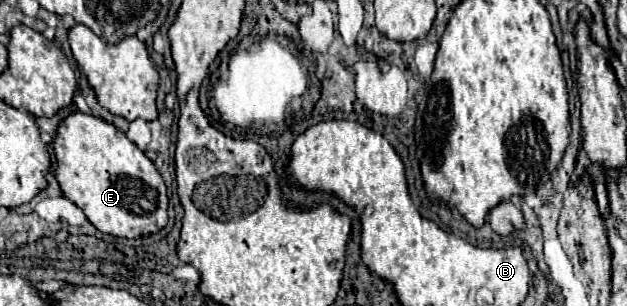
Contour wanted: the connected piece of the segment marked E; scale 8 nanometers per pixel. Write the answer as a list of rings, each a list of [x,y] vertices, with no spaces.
[[[73,112],[59,124],[53,150],[63,194],[85,212],[97,230],[121,238],[141,238],[167,226],[169,198],[165,182],[155,164],[125,132],[101,118]]]

